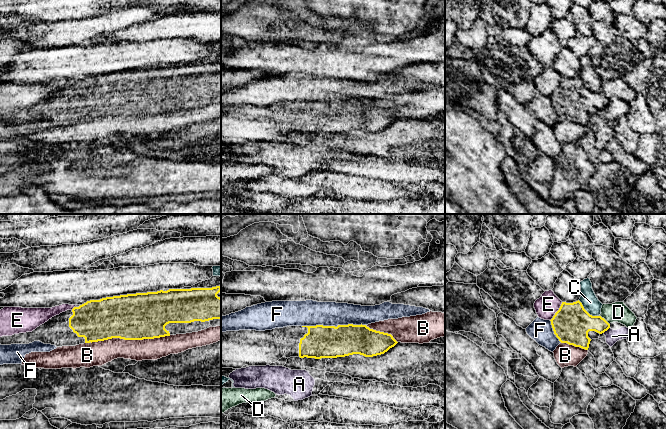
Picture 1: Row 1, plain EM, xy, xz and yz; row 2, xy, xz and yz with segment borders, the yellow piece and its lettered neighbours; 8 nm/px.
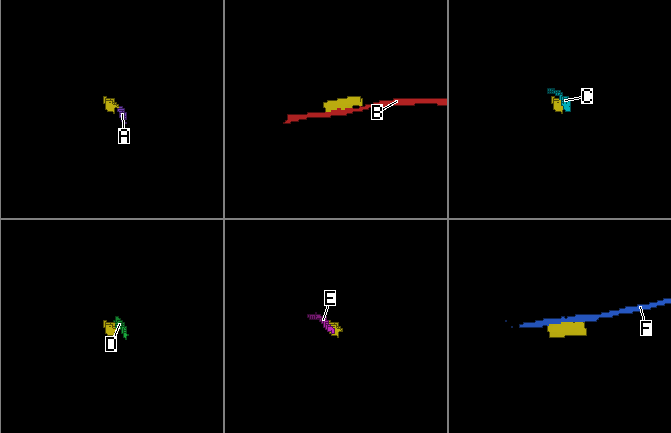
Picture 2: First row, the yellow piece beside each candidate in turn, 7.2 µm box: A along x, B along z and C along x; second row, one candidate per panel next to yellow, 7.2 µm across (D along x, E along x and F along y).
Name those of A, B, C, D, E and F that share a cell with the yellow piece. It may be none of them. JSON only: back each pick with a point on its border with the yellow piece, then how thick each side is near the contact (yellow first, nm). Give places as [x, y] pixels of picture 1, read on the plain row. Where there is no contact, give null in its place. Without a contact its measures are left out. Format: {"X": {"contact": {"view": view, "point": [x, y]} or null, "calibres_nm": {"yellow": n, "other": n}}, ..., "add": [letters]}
{"add": []}

